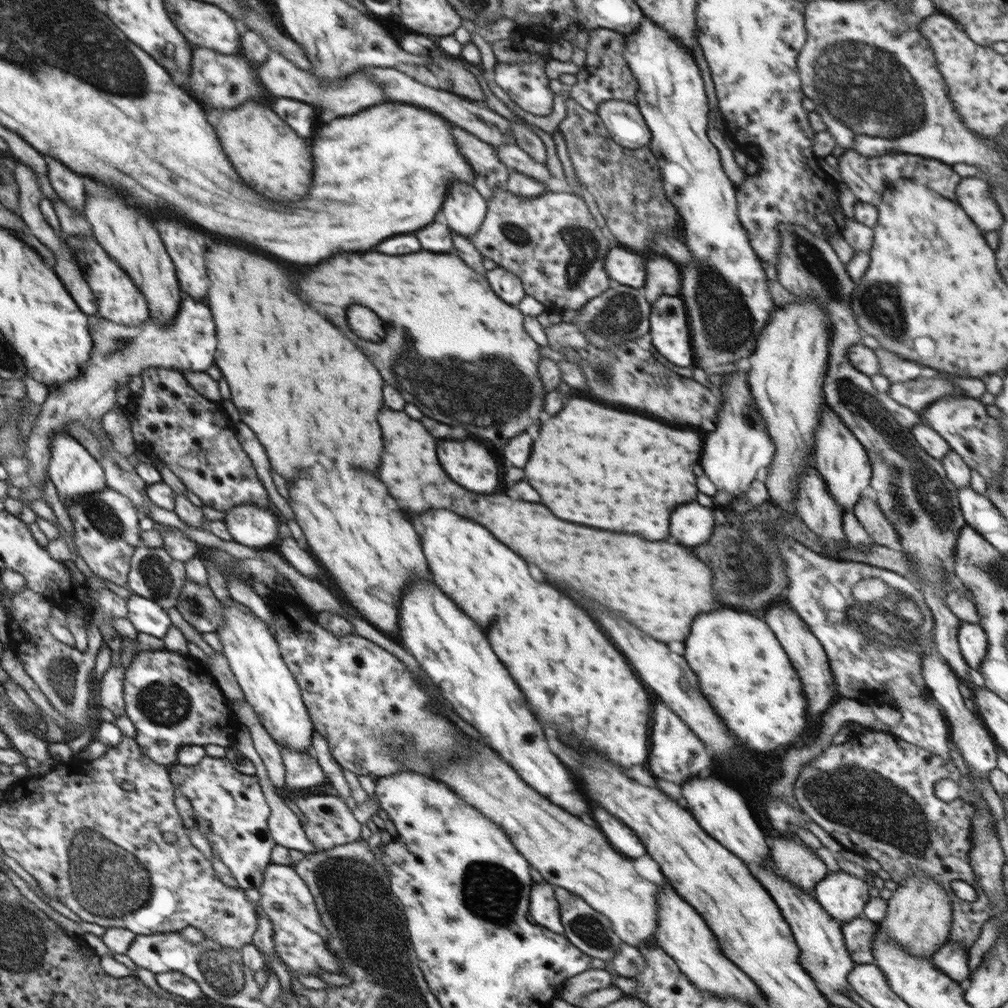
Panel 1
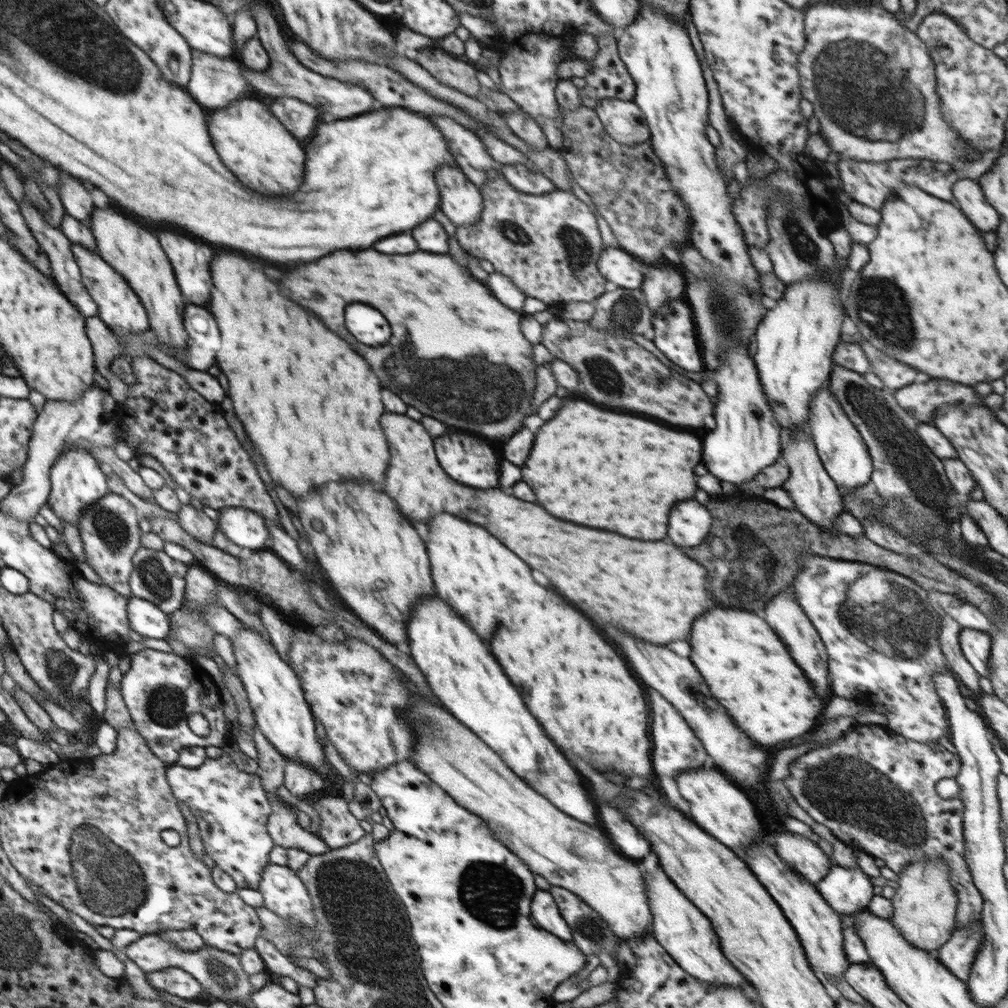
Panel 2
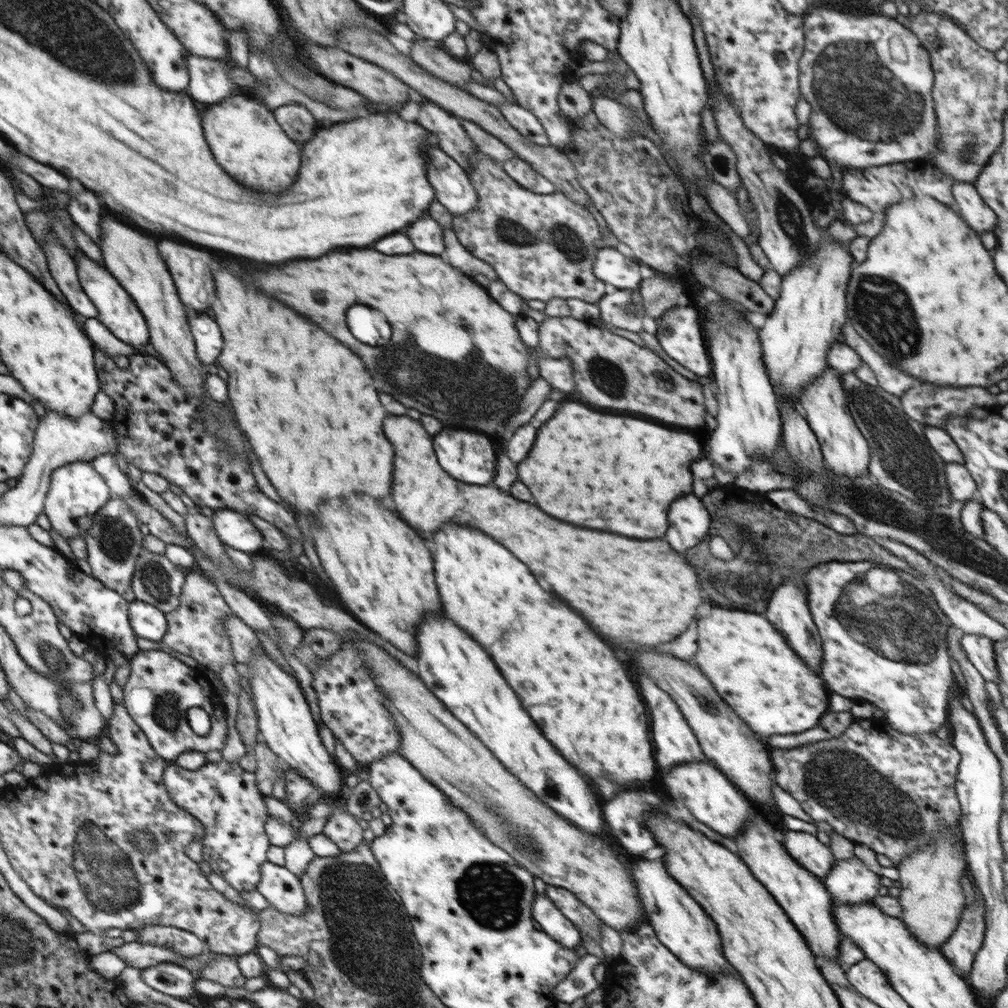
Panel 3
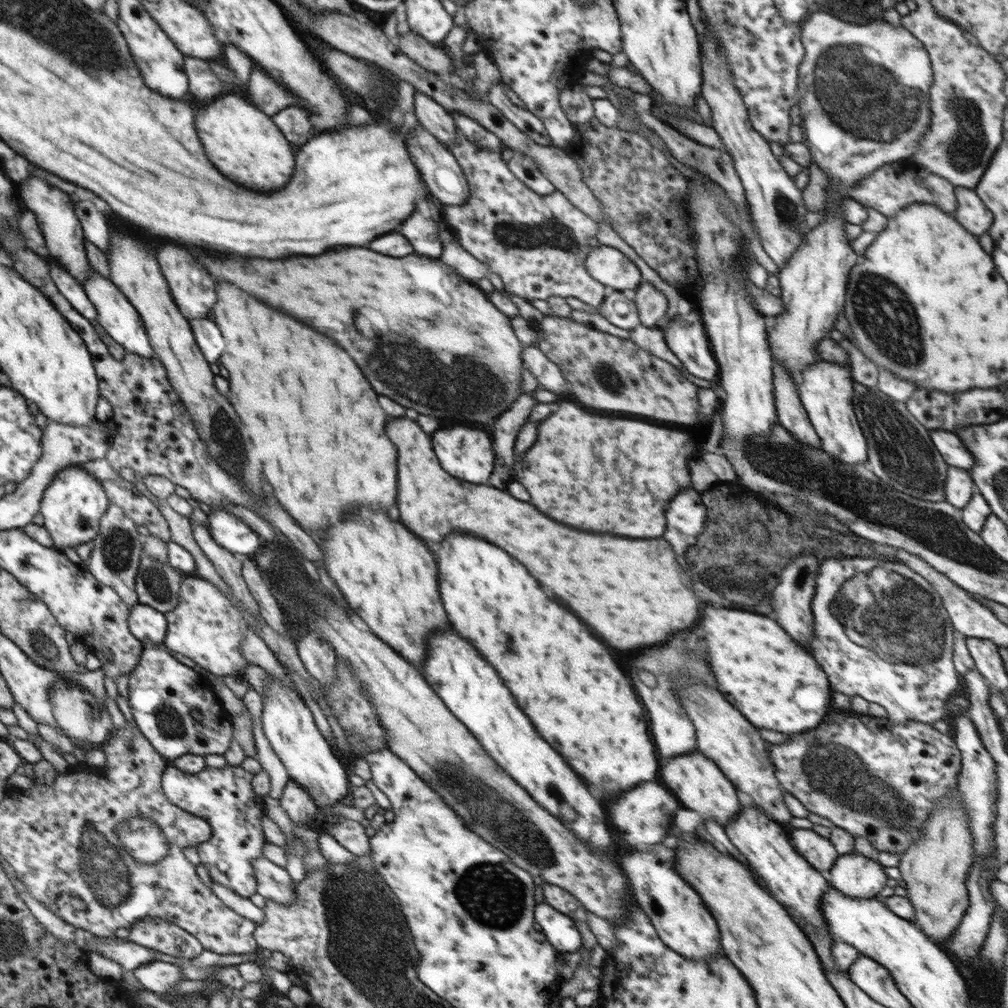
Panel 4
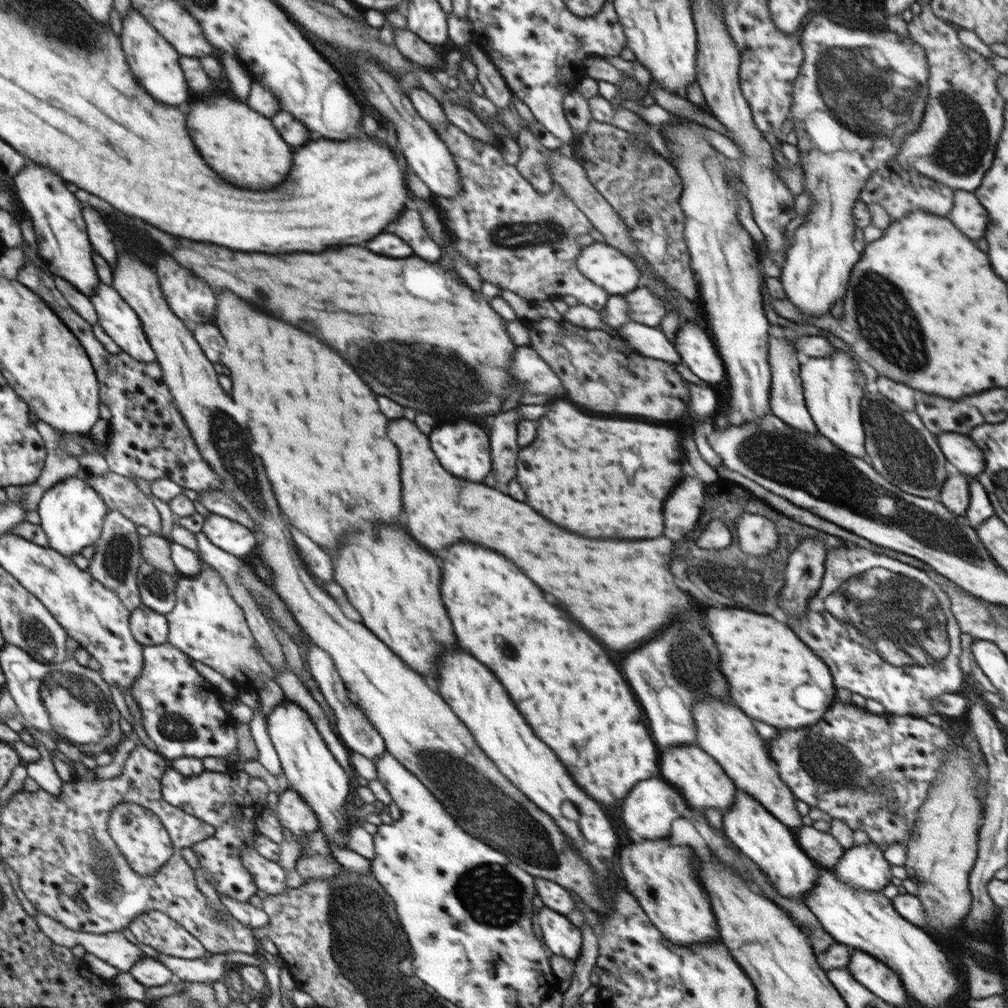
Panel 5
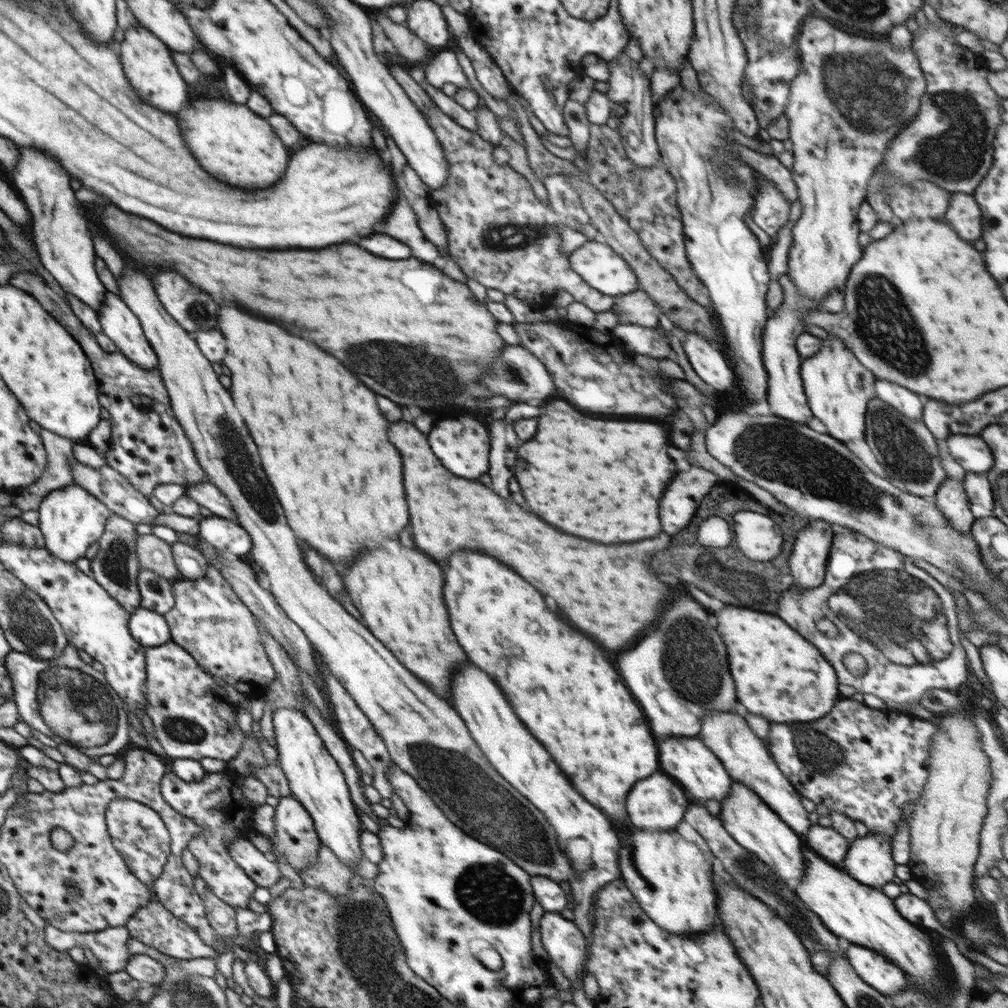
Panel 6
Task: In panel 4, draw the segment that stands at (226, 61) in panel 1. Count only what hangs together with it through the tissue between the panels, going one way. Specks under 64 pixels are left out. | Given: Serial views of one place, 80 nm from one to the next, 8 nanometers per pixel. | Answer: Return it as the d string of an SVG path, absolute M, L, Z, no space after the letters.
M186 57L183 65L189 80L189 92L202 100L212 100L224 90L224 85L212 72L208 60Z

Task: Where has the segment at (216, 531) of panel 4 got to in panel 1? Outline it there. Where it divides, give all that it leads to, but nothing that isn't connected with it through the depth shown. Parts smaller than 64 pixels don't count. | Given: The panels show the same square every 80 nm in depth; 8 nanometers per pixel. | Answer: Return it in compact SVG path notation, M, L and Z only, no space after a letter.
M248 504L228 510L223 522L235 542L257 549L266 548L278 538L279 517L258 505Z

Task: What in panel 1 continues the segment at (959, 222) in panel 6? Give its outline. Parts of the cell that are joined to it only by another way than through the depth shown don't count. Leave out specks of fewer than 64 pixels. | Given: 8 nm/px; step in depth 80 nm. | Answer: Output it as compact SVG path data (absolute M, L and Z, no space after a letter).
M962 178L956 185L958 204L974 220L980 230L999 230L1004 222L1003 214L996 204L990 183L980 178Z

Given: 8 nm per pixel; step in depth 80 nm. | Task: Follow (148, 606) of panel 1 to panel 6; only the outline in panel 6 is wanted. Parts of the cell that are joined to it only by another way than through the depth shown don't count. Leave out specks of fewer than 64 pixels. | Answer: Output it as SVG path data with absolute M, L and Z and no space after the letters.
M138 608L129 616L129 631L136 642L147 648L162 646L171 640L164 616L144 608Z

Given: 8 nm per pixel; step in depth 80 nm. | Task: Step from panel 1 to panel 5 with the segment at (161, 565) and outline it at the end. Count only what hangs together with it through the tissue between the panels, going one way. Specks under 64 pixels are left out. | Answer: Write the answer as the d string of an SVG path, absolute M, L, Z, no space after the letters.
M142 560L137 585L143 606L162 615L172 612L176 605L175 586L180 577L179 573L161 572L159 568Z

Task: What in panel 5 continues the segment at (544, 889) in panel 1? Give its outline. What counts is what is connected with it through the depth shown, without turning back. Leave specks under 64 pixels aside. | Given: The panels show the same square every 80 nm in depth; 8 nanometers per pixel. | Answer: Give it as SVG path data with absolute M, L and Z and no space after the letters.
M545 906L535 918L543 932L543 944L552 955L562 956L573 963L580 957L583 946L581 929L576 927L566 915Z

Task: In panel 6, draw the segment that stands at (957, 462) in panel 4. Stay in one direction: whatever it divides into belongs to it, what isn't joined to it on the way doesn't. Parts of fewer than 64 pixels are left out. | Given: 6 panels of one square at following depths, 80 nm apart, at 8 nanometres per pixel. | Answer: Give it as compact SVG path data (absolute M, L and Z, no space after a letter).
M951 434L943 444L966 472L987 473L995 464L992 449L980 436Z

